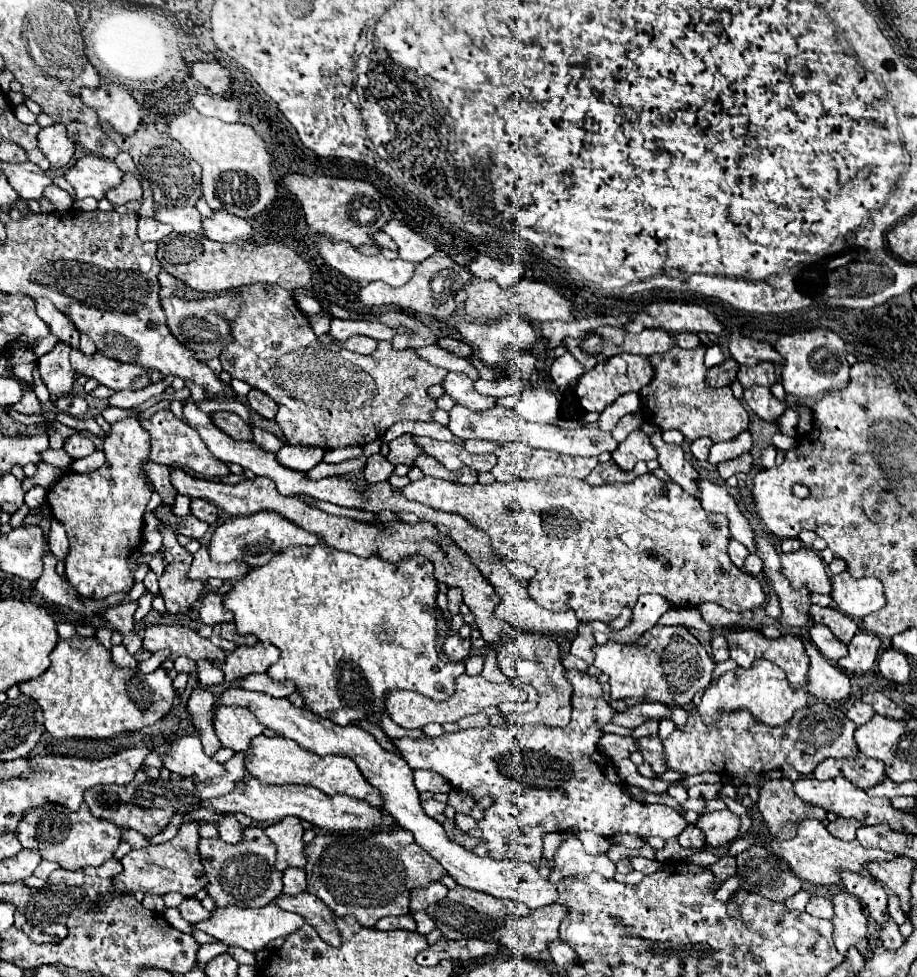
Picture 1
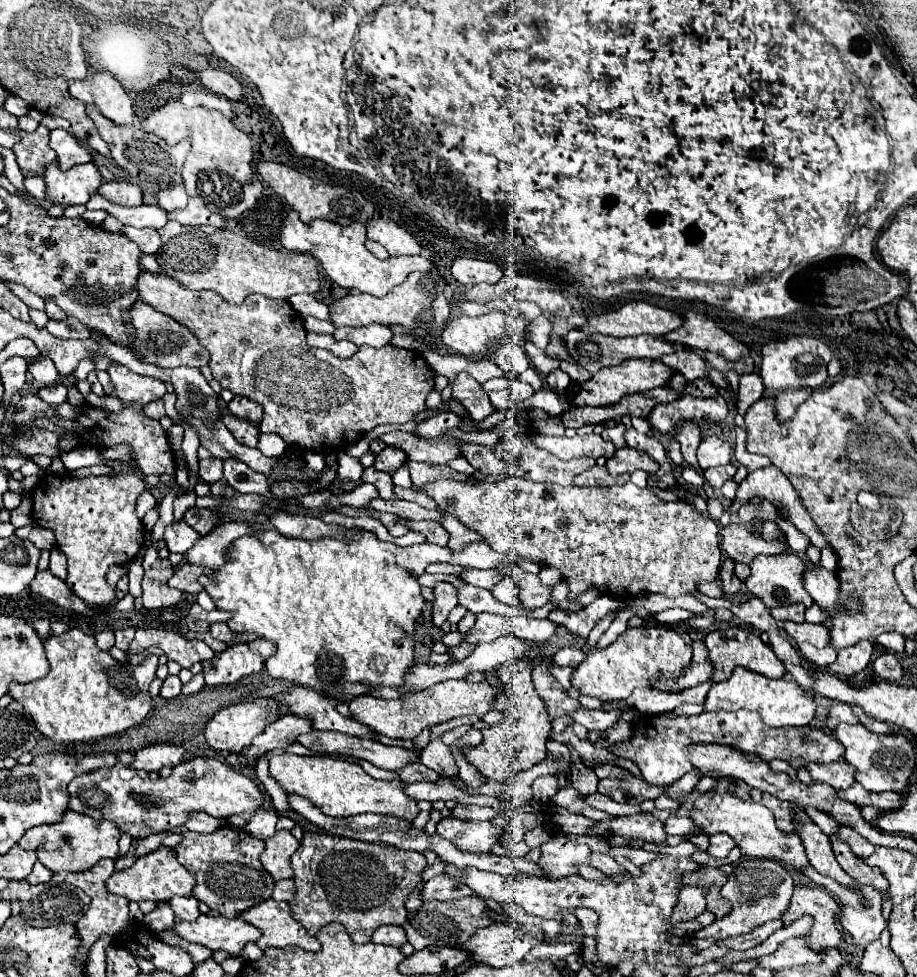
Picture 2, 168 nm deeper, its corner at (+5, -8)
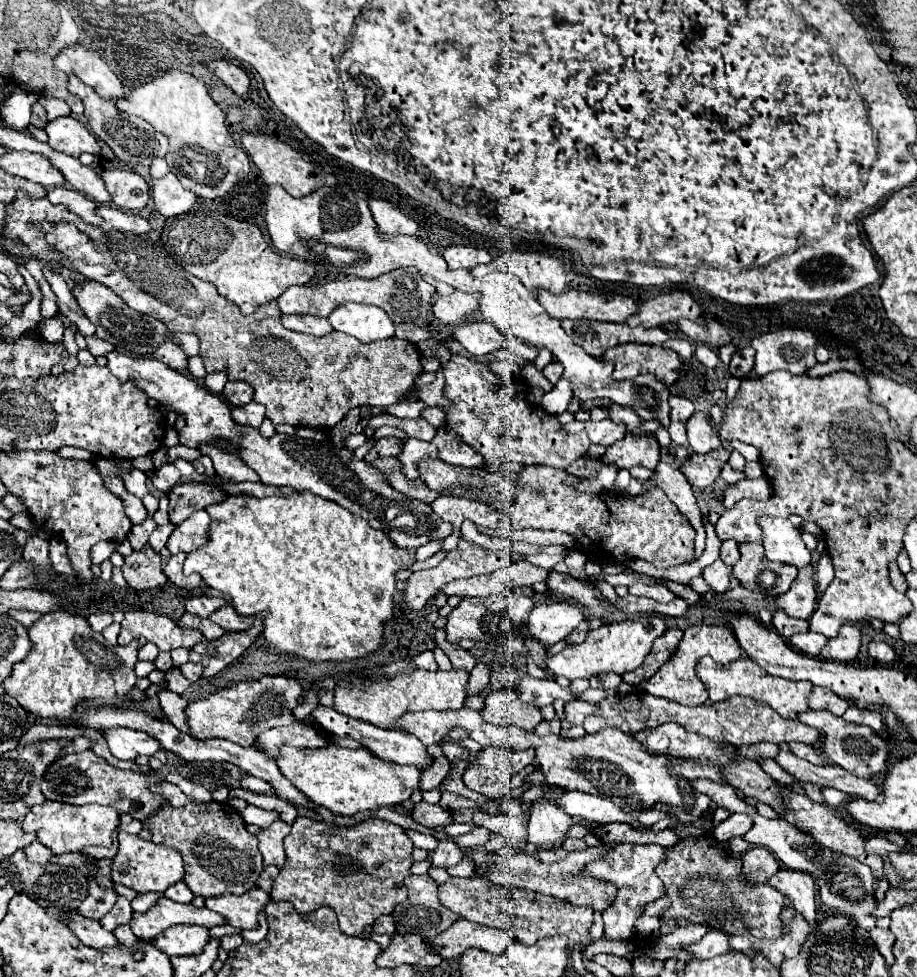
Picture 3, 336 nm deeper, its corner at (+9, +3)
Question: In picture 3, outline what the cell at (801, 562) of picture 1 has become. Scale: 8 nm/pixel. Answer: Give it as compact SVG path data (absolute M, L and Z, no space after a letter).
M760 542L738 544L740 560L734 564L734 576L748 590L762 592L768 596L778 596L788 592L790 584L796 580L798 570L790 564L776 564L764 556Z

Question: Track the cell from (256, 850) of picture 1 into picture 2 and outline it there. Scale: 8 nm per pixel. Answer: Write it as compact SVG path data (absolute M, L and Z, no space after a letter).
M222 827L210 835L184 831L184 841L176 847L176 857L194 875L196 887L192 895L198 901L204 901L224 917L240 917L250 907L272 897L274 879L260 863L264 847L264 841L248 835L244 829Z

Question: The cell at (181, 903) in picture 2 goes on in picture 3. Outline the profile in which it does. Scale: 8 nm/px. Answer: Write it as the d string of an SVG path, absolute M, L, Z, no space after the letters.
M178 882L178 884L172 884L166 892L164 892L164 896L166 898L170 898L170 900L174 900L174 902L182 902L182 904L188 904L188 902L192 902L192 898L194 898L194 894L192 894L192 890L184 884L184 882Z

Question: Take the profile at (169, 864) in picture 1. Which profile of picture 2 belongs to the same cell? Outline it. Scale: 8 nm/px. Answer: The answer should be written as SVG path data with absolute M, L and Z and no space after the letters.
M160 847L158 851L138 857L138 861L122 871L114 871L114 875L110 875L108 883L106 883L108 891L114 895L122 895L128 901L144 901L144 899L152 899L152 901L170 901L174 895L180 897L190 897L192 889L194 889L194 877L188 873L186 867L182 867L176 859L176 851L172 847Z

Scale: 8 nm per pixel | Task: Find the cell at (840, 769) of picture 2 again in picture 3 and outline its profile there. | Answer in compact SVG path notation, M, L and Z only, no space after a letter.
M792 742L792 744L788 744L788 746L790 746L790 750L792 750L794 756L798 756L798 758L802 758L802 760L808 760L810 764L816 764L816 766L826 766L826 764L828 764L828 760L826 760L816 748L812 748L812 746L808 746L808 744Z

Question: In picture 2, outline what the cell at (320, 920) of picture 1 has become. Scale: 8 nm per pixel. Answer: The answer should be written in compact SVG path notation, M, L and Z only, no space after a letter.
M268 899L268 901L260 903L258 907L244 911L242 919L262 931L262 937L258 941L260 949L288 947L288 945L298 945L306 951L322 949L320 941L316 937L310 937L308 931L304 931L304 927L300 927L300 921L292 919L290 905L284 901Z

